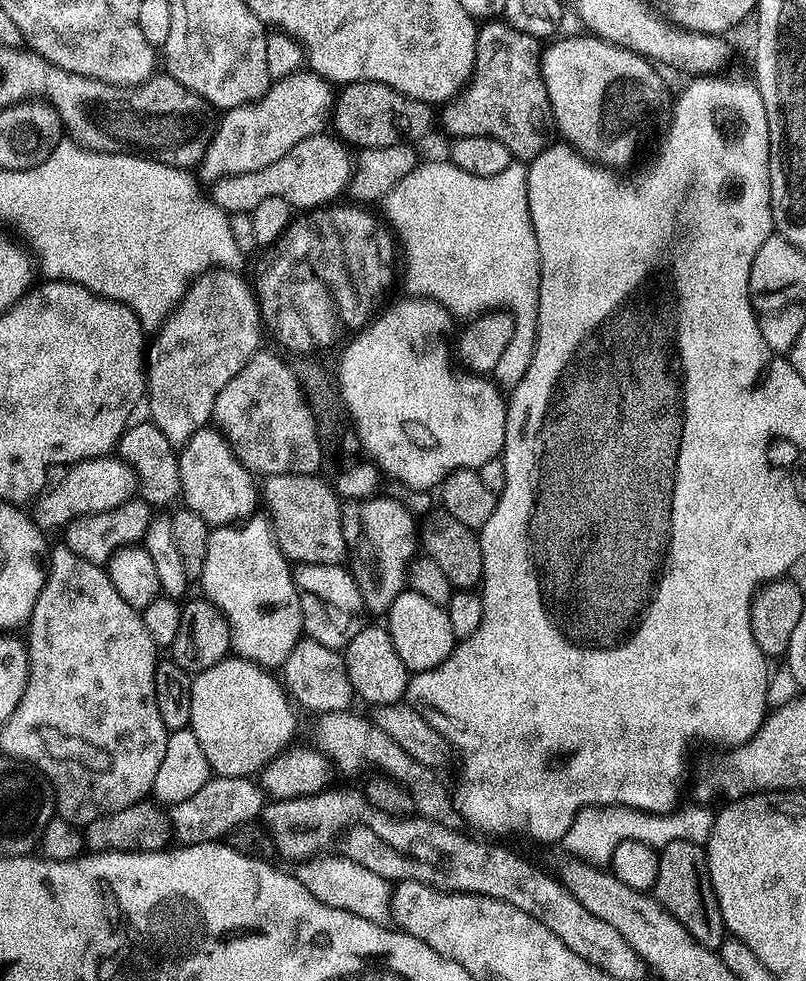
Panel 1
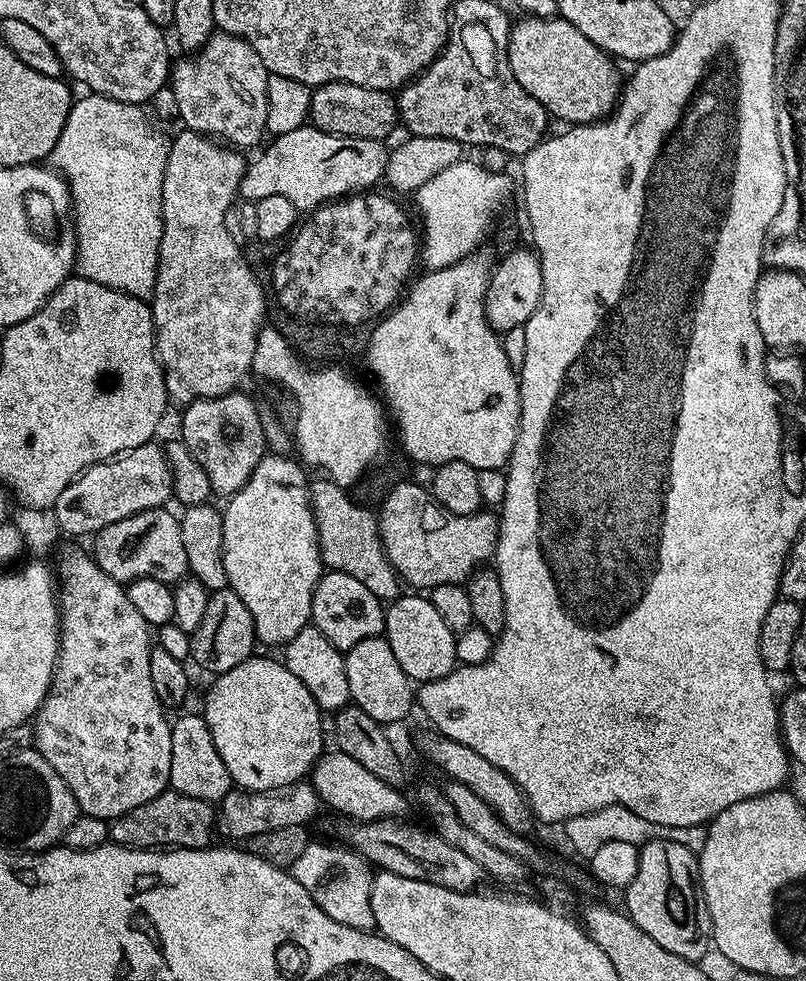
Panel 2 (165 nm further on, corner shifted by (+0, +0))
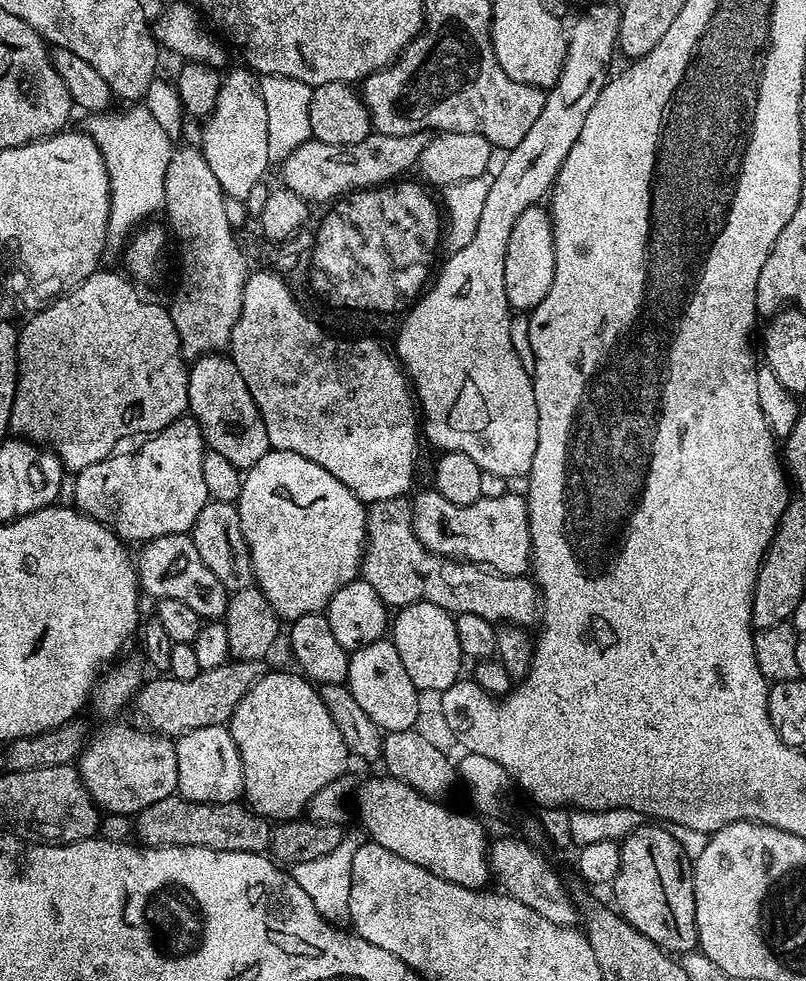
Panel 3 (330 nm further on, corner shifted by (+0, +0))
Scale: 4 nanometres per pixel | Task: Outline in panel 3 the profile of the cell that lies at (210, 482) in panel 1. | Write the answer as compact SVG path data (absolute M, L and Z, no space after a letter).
M224 354L198 356L191 361L188 370L188 412L198 421L205 445L235 468L247 470L270 451L266 438L266 426L260 417L258 406L238 374L238 366Z

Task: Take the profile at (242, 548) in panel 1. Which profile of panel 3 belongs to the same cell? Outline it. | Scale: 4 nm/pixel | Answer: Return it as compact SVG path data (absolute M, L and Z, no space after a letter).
M271 449L243 473L242 490L235 506L242 522L242 536L250 550L255 587L266 594L266 602L274 606L281 621L291 622L302 618L302 614L324 612L330 598L342 586L357 579L364 538L368 535L366 505L342 486L330 470L322 470L318 462L310 462L310 458L302 458L302 454L290 450Z

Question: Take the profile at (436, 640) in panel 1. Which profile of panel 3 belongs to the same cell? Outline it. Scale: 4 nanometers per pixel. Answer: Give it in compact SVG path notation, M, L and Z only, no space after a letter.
M423 600L399 609L390 620L390 639L398 650L398 658L402 658L402 666L406 666L406 674L410 674L410 682L414 682L421 693L445 692L461 679L462 653L458 646L456 622L453 613L442 606Z

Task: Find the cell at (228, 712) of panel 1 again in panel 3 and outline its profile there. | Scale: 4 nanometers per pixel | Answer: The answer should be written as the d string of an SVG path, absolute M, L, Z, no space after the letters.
M265 671L264 675L250 686L250 690L246 690L242 702L238 702L226 727L234 738L234 746L238 746L238 754L242 758L243 799L257 816L269 821L297 819L307 809L310 798L314 798L314 794L322 790L322 786L330 786L334 778L349 771L350 753L342 734L338 734L334 718L330 710L326 710L317 685L299 671Z

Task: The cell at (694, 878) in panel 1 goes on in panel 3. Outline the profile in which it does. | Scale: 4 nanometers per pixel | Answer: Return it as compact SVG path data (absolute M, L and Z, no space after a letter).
M652 822L641 823L620 844L620 865L616 880L610 886L610 892L616 901L614 907L634 930L638 930L650 942L654 942L669 954L683 954L697 951L700 939L696 925L696 907L694 906L694 886L692 885L693 861L682 850L682 846L672 836L667 827Z

